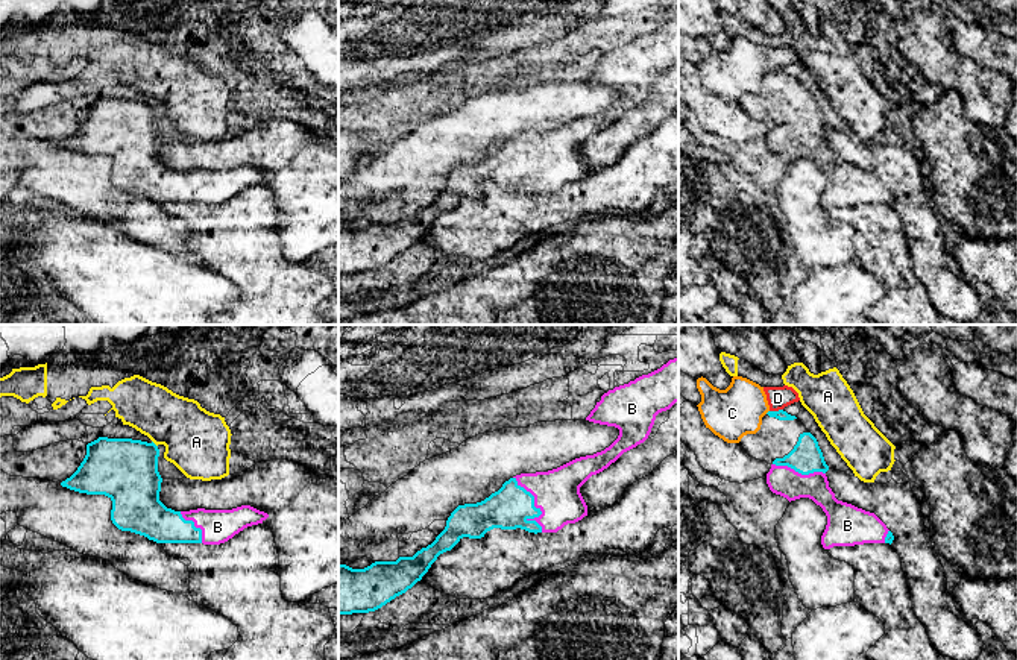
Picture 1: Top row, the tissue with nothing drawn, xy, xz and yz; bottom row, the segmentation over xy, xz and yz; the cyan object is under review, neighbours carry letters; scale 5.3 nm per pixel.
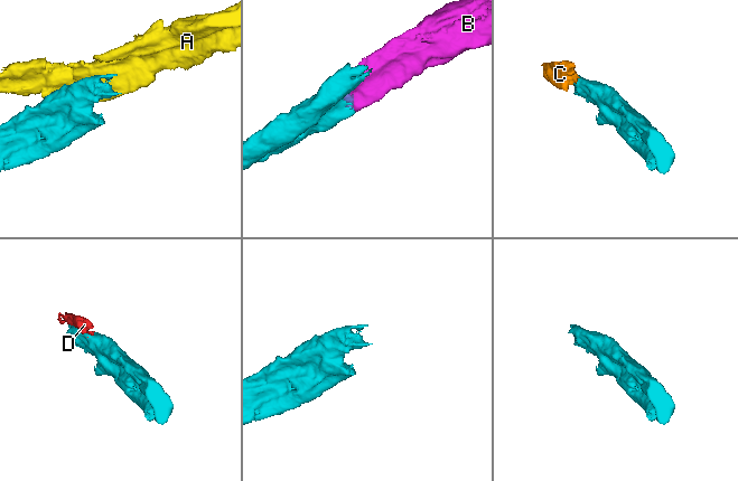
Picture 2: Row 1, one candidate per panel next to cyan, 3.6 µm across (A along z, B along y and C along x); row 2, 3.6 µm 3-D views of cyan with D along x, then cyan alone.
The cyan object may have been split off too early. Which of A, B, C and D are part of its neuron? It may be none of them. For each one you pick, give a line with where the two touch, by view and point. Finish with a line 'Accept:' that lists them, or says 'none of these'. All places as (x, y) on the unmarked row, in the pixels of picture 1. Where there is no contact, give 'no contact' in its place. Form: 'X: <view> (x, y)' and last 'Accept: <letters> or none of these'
B: xz (533, 164)
Accept: B

